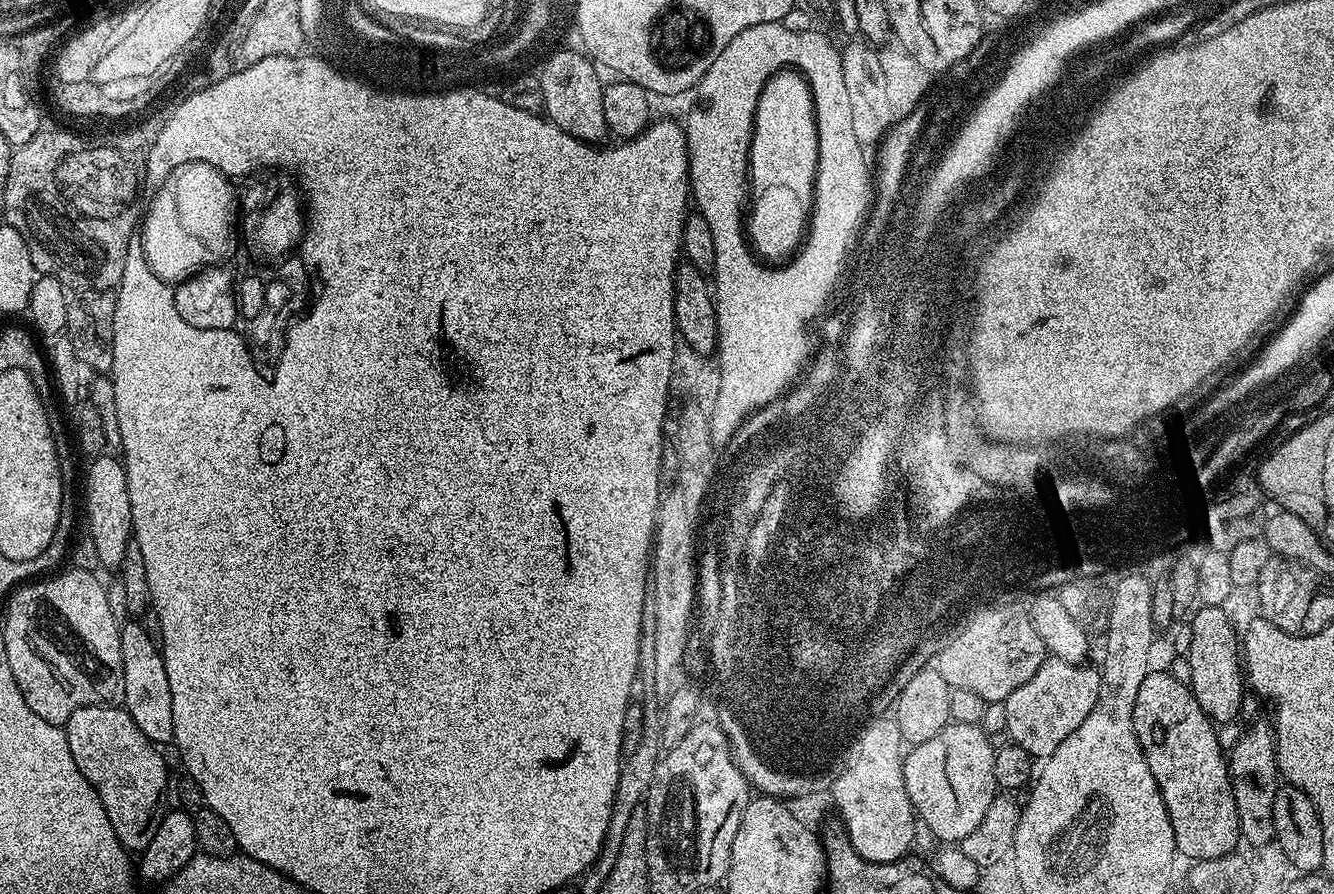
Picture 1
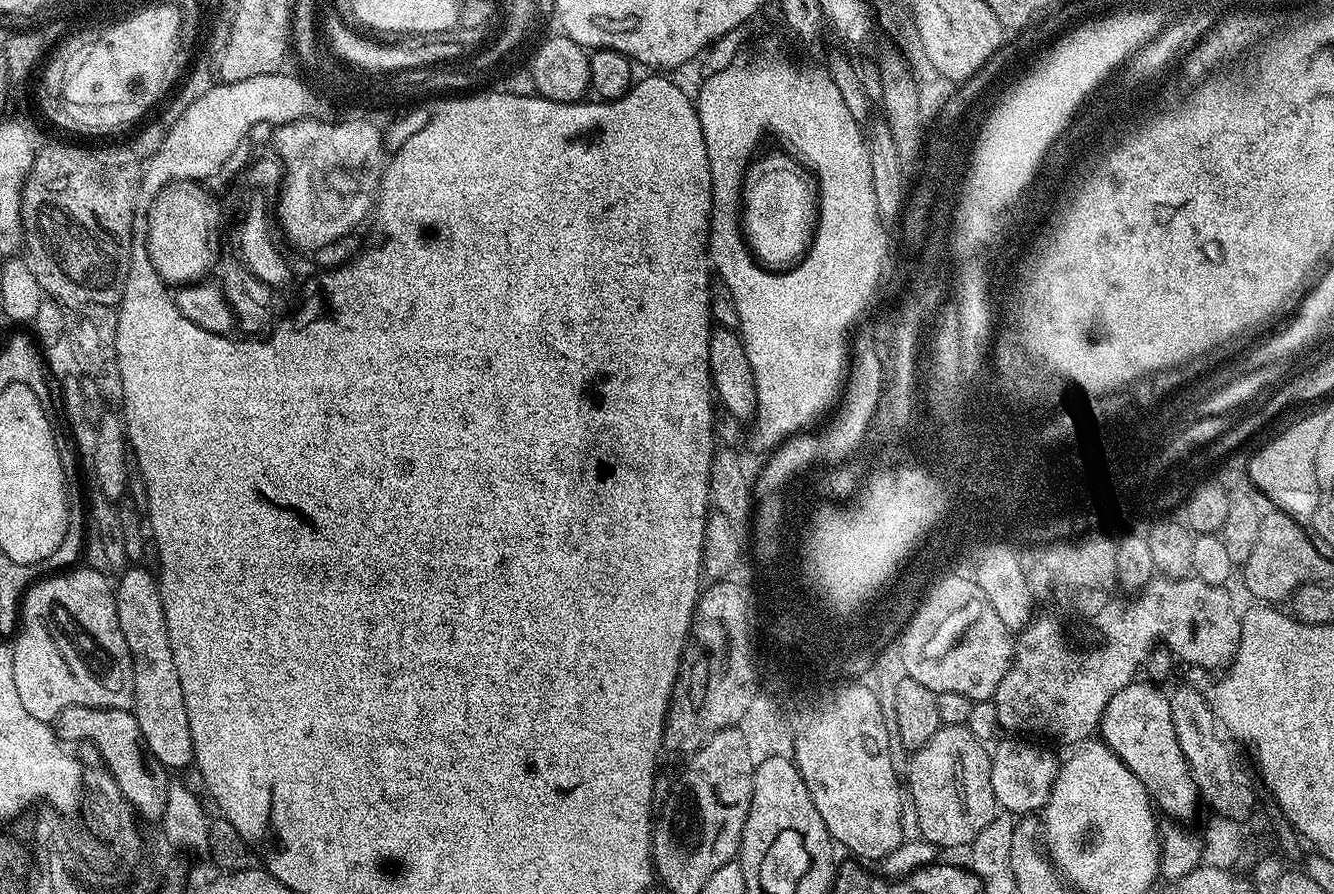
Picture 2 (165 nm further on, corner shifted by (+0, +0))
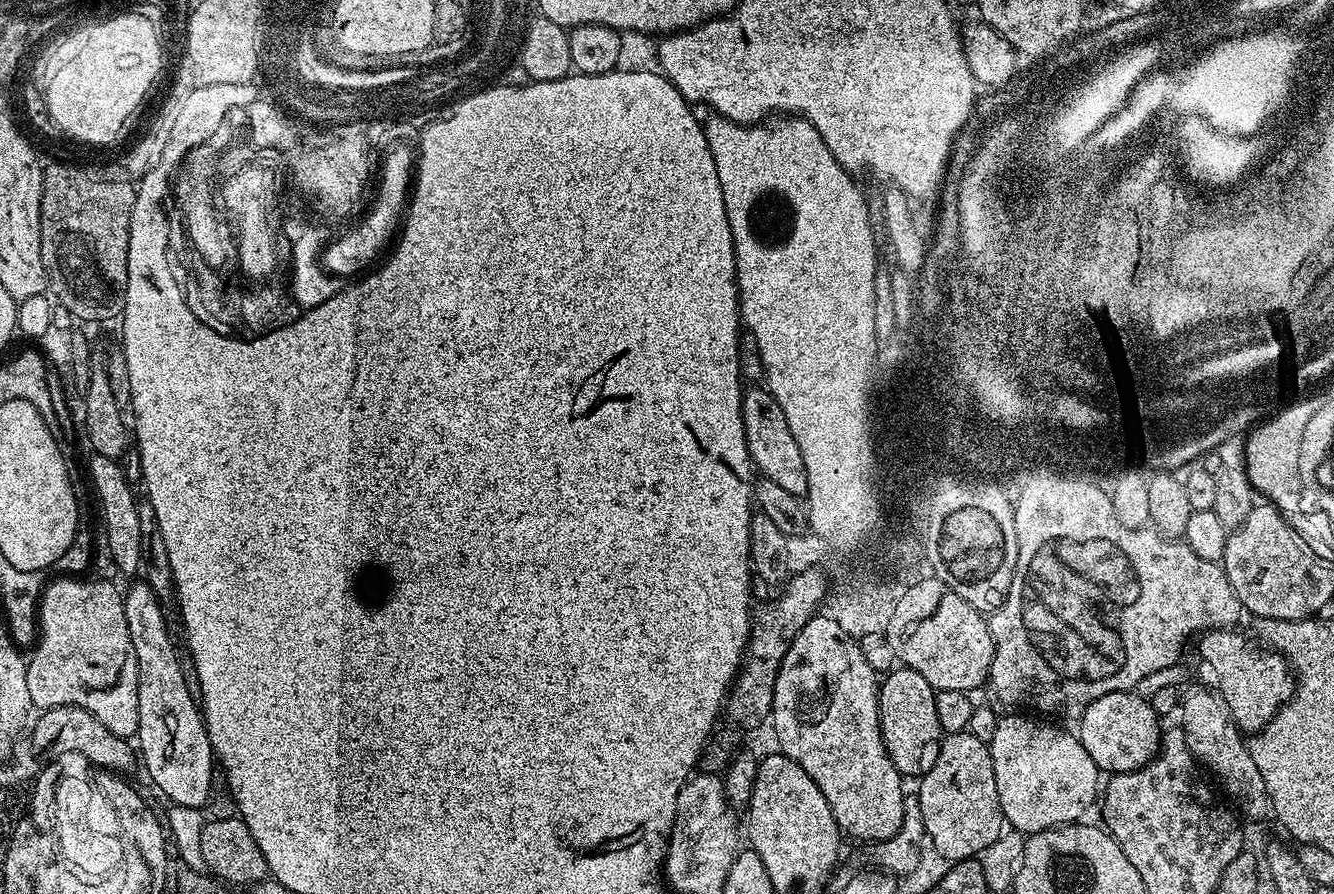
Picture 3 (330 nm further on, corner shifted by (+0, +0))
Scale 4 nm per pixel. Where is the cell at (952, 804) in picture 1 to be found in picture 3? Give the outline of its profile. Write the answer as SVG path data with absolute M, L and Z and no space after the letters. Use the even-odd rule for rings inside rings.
M950 732L940 741L938 758L925 776L919 777L918 795L920 798L922 821L926 832L938 854L951 862L970 860L979 857L1005 831L1006 821L998 802L998 786L994 782L994 762L992 749L978 742L969 732Z

